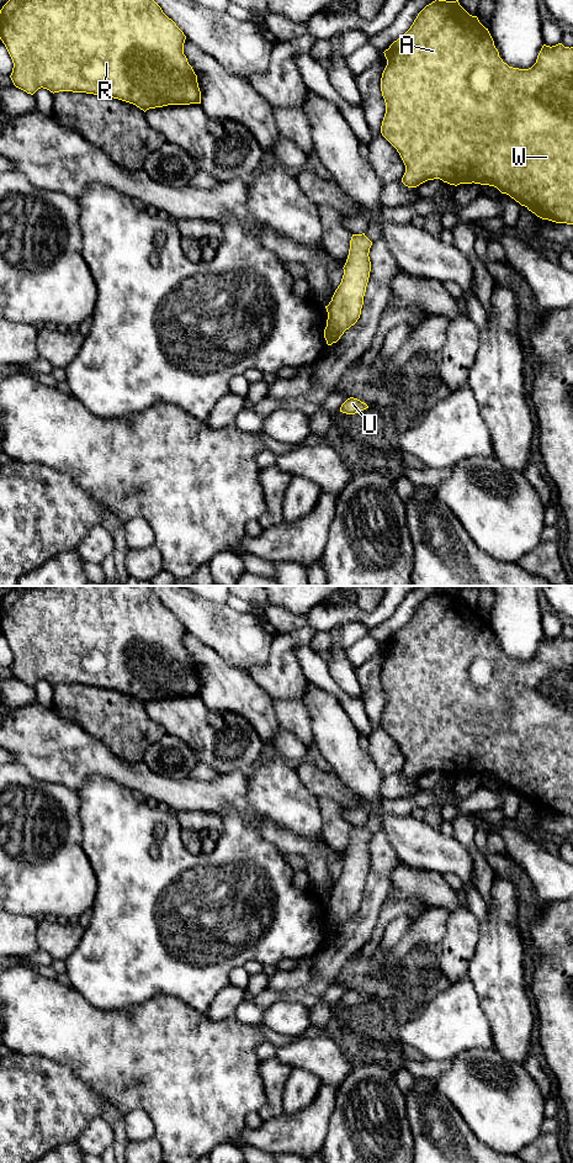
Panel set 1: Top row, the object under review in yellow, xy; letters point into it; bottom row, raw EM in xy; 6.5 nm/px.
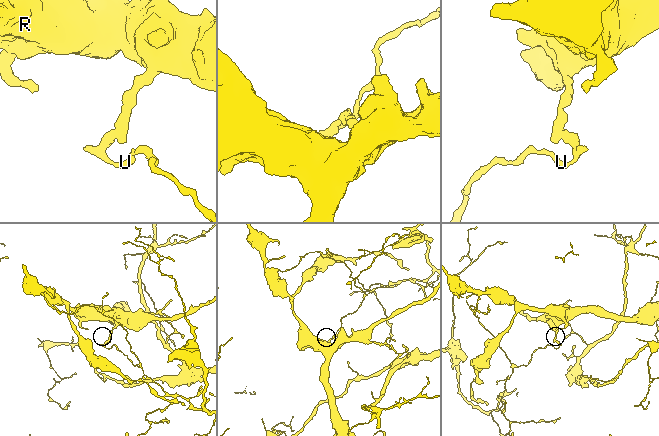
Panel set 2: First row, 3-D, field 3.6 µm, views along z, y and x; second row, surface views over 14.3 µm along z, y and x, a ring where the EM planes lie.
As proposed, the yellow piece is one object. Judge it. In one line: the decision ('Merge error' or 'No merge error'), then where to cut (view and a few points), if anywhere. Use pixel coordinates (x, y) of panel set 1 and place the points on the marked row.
Merge error. Split along xy (327, 326), (333, 342)

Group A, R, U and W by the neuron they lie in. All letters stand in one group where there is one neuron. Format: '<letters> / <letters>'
A R W / U

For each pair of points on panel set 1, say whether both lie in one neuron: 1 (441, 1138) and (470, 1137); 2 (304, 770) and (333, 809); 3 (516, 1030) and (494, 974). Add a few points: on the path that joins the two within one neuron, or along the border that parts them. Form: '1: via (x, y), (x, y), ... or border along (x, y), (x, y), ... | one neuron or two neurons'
1: via (449, 1138), (462, 1138) | one neuron
2: border along (317, 797), (330, 797), (343, 808) | two neurons
3: via (510, 1016), (502, 988) | one neuron

